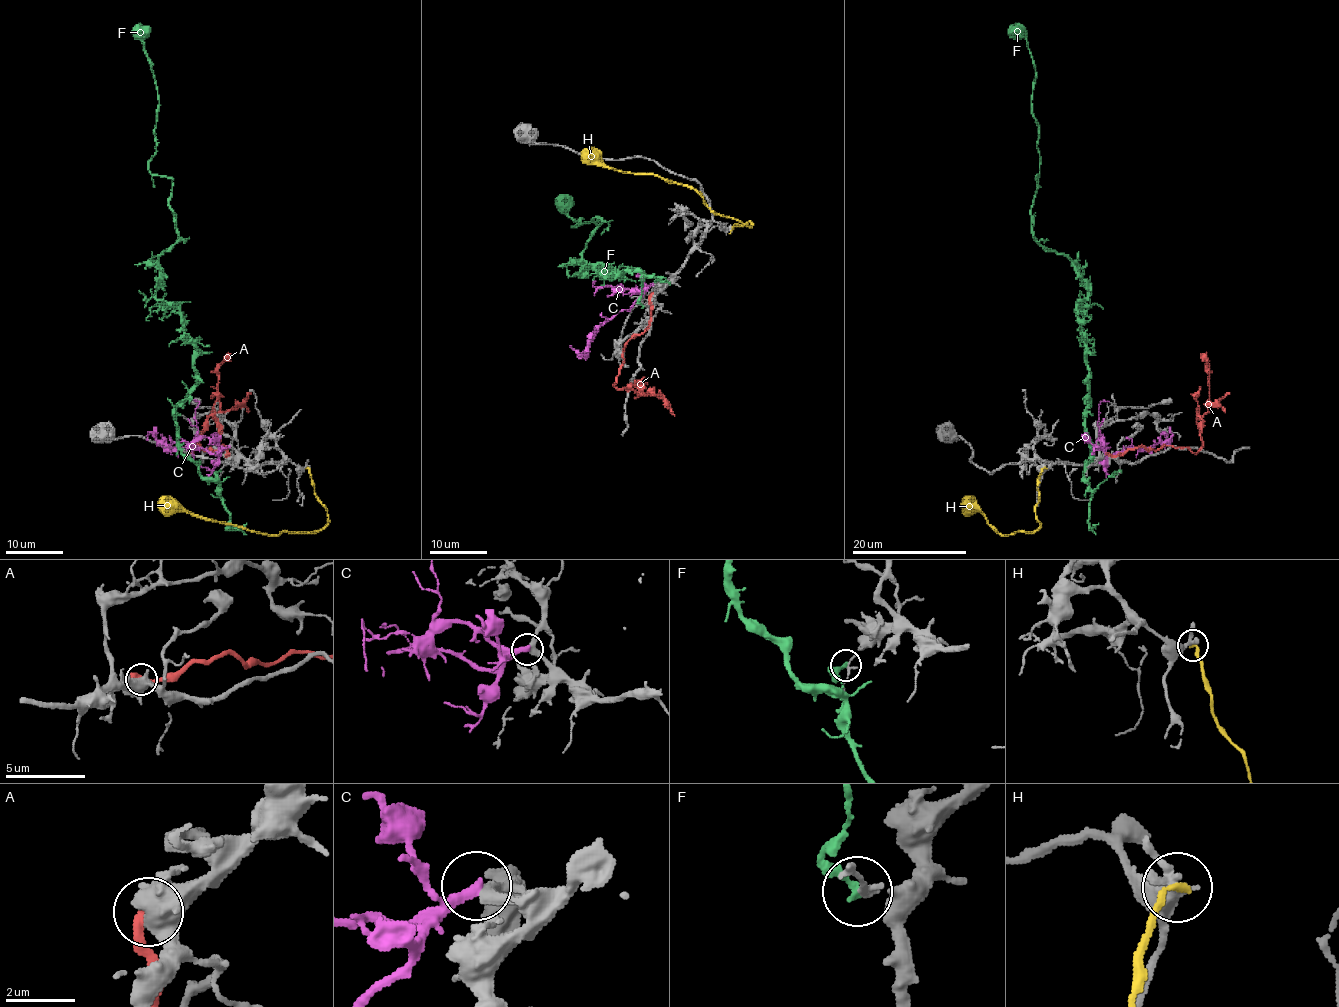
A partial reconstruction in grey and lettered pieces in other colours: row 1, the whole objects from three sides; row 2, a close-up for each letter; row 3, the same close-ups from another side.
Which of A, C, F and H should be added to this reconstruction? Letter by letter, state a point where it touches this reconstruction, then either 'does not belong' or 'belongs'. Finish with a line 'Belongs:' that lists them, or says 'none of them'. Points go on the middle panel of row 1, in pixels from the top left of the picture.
A: meets grey at (650, 296); does not belong
C: meets grey at (652, 283); belongs
F: meets grey at (643, 306); does not belong
H: meets grey at (731, 231); does not belong
Belongs: C

